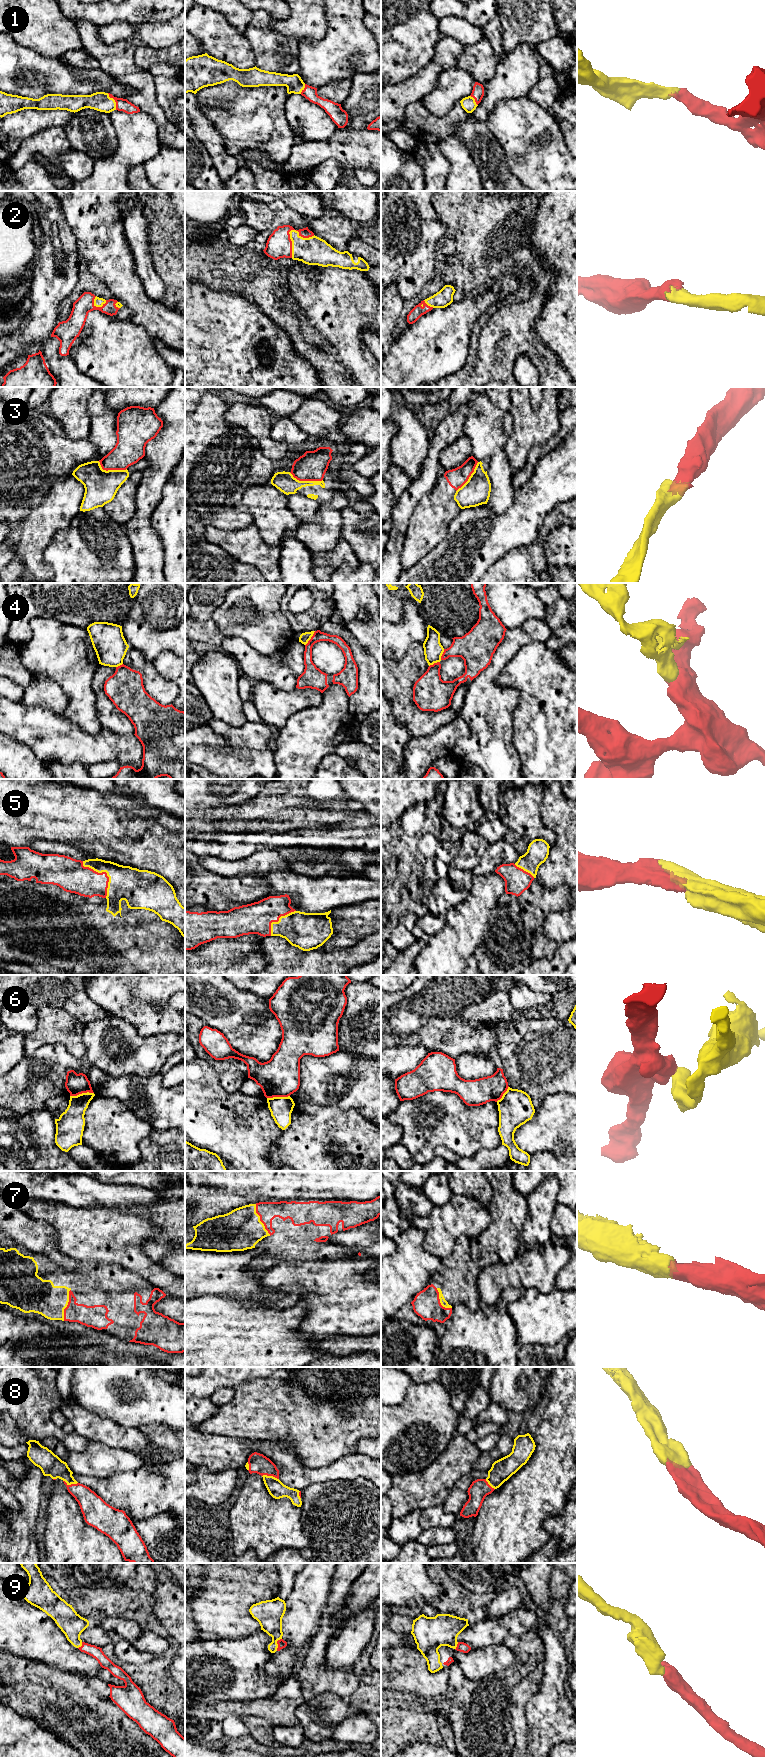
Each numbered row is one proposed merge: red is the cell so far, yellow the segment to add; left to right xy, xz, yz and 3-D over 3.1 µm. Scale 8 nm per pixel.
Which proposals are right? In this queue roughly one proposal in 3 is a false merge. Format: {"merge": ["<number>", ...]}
{"merge": ["1", "2", "5", "7", "8", "9"]}

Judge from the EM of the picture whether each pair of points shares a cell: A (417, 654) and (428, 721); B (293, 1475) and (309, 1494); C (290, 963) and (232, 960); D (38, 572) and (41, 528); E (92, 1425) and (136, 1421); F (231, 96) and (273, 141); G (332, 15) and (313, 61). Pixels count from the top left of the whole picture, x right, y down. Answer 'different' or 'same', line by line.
A: same
B: different
C: different
D: same
E: different
F: same
G: same

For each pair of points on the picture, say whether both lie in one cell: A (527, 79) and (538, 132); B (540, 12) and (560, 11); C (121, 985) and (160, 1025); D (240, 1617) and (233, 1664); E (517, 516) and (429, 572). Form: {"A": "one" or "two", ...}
{"A": "two", "B": "two", "C": "one", "D": "two", "E": "one"}

